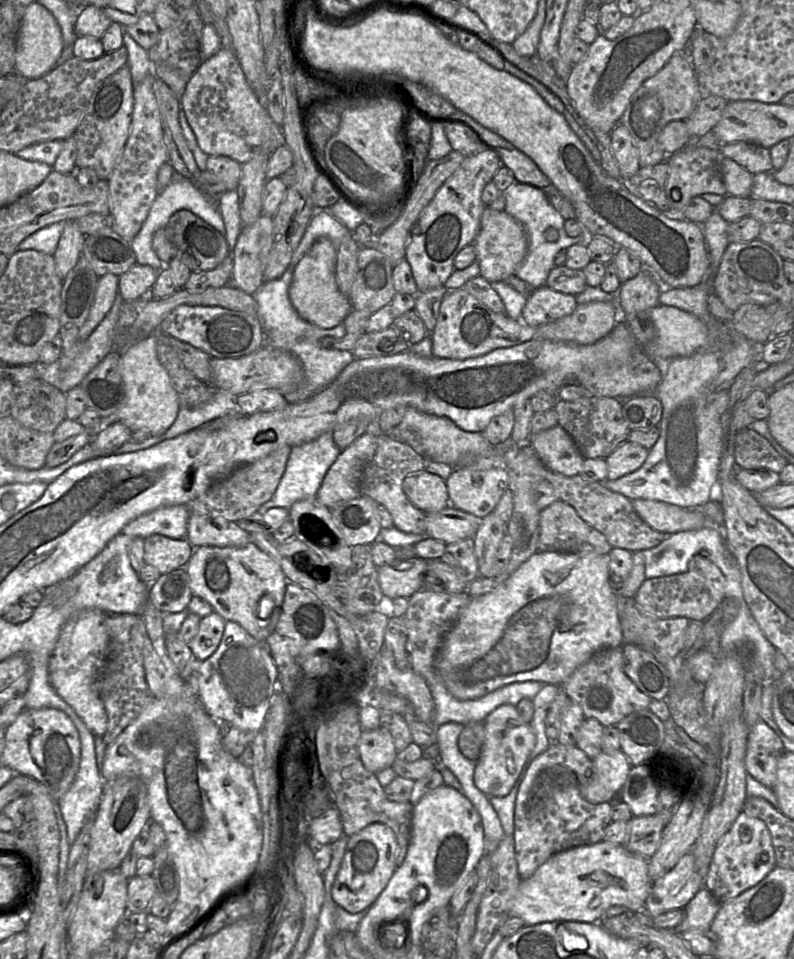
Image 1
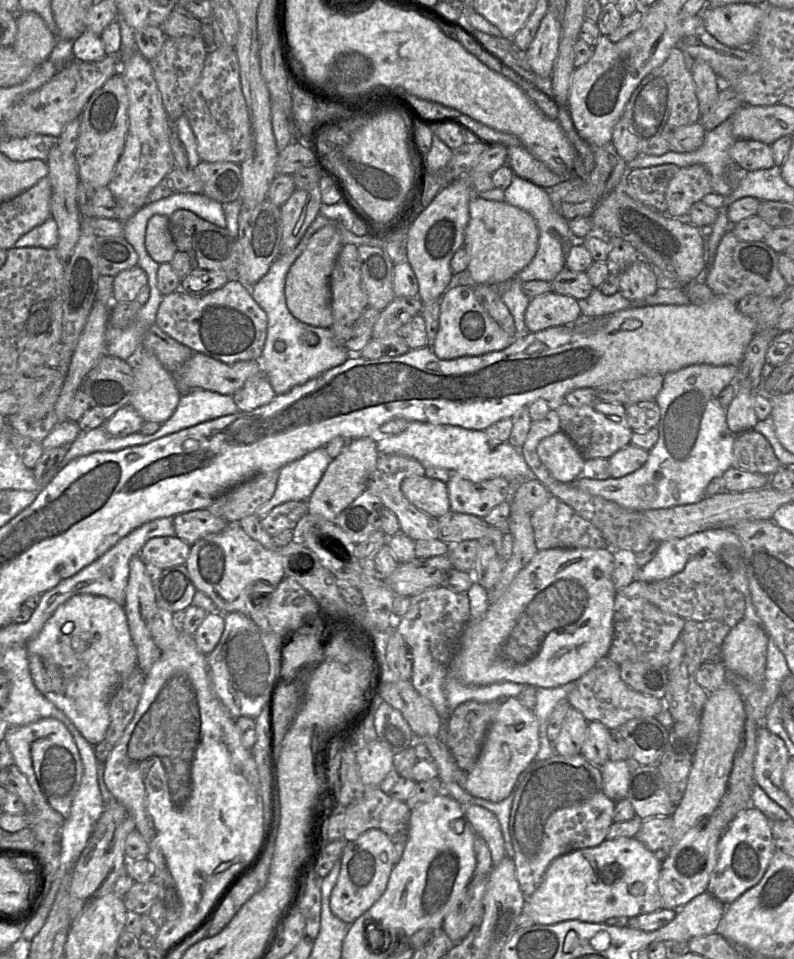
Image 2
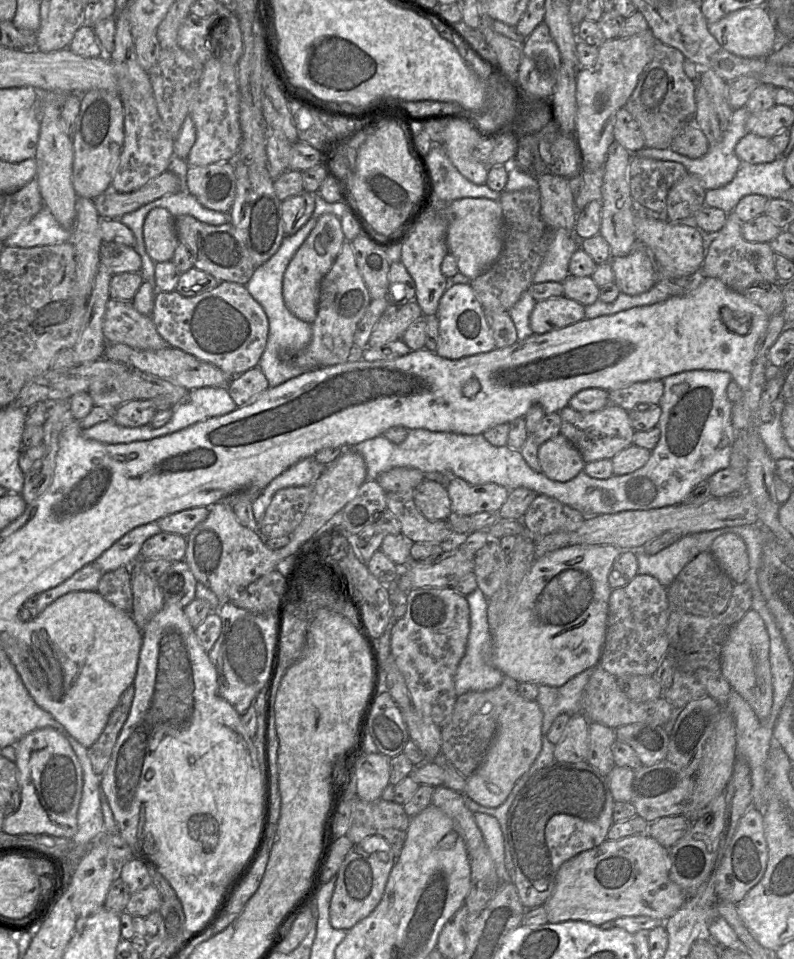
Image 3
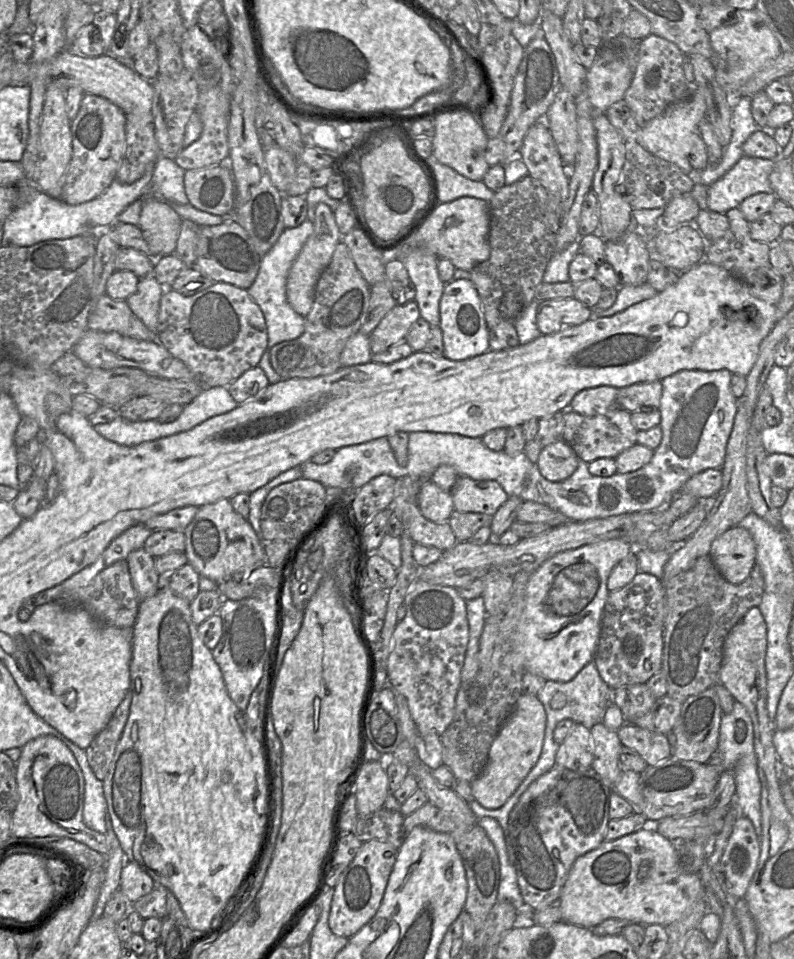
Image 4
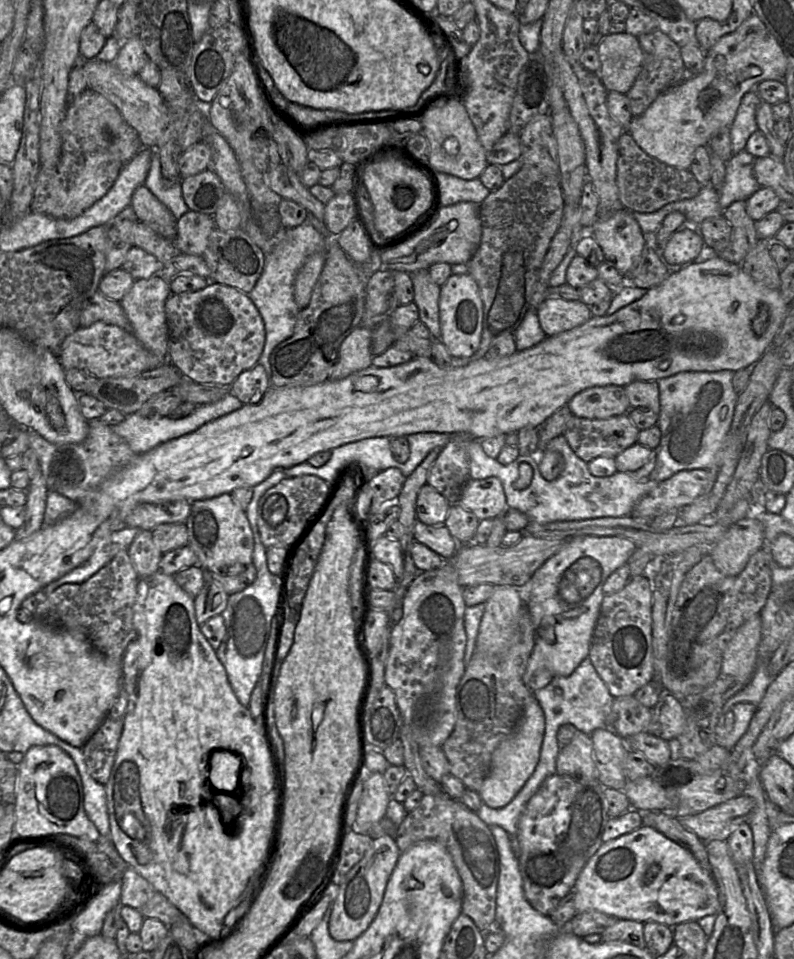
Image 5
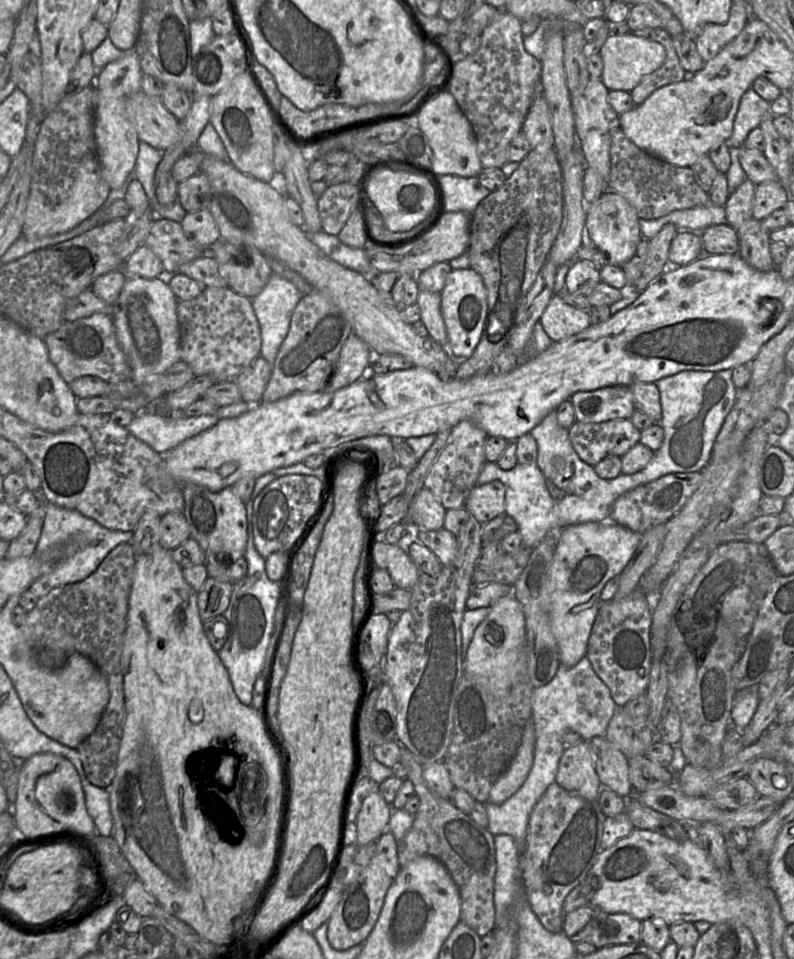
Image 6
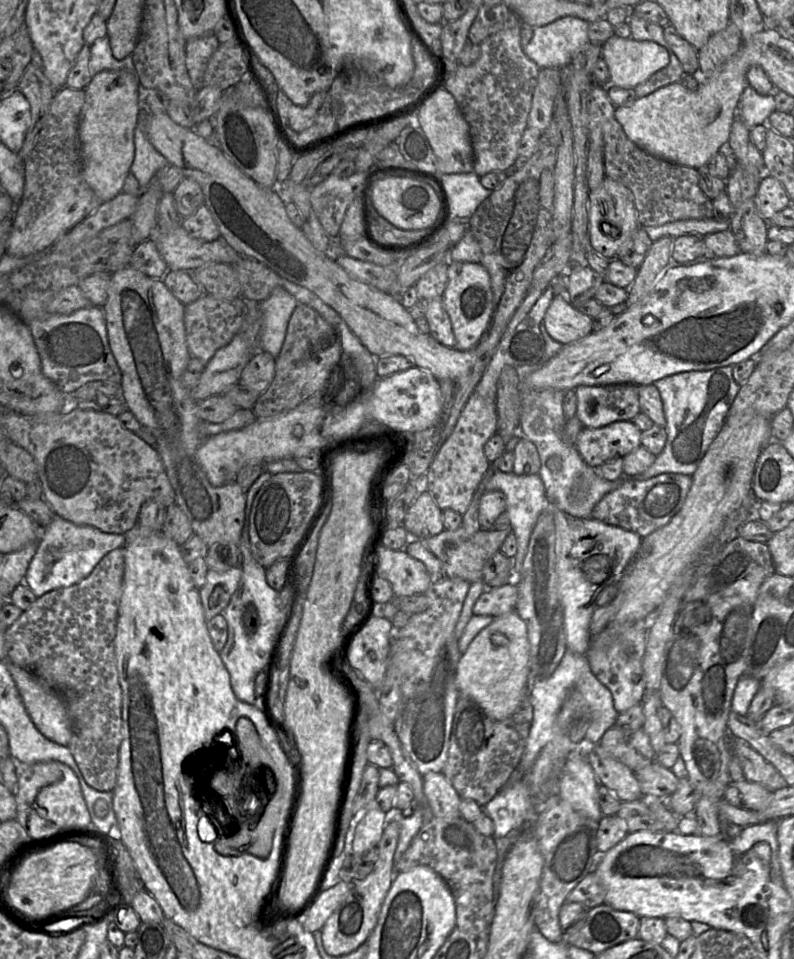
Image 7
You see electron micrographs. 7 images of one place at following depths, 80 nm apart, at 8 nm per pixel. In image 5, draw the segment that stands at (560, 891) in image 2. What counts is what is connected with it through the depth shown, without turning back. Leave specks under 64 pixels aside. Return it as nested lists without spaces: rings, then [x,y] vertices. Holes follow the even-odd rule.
[[[647,826],[603,843],[580,872],[573,893],[577,913],[598,911],[616,919],[657,922],[670,928],[687,921],[698,921],[707,915],[717,915],[720,910],[719,893],[713,877],[688,850]]]

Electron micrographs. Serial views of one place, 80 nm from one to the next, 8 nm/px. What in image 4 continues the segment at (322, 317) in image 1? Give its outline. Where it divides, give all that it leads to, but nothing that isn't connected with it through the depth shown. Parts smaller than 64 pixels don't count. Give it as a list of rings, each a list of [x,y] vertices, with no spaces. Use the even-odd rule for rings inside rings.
[[[324,203],[317,204],[315,209],[314,231],[293,262],[286,283],[288,303],[301,316],[306,317],[311,311],[318,279],[329,265],[335,248],[341,239],[342,234],[337,226],[334,211]]]

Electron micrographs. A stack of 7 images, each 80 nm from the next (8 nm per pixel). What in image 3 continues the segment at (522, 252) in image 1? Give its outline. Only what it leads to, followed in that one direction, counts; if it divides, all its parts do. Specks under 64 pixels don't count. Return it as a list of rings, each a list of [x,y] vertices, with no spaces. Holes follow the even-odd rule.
[[[462,198],[445,205],[447,220],[446,243],[448,253],[457,260],[459,272],[473,280],[487,270],[498,258],[502,249],[502,207],[497,200]]]

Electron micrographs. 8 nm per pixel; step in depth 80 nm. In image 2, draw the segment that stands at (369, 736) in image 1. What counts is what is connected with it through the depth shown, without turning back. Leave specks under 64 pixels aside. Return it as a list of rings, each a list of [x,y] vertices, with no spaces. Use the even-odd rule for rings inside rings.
[[[379,740],[365,743],[357,753],[359,775],[365,785],[379,786],[393,771],[393,752]]]

